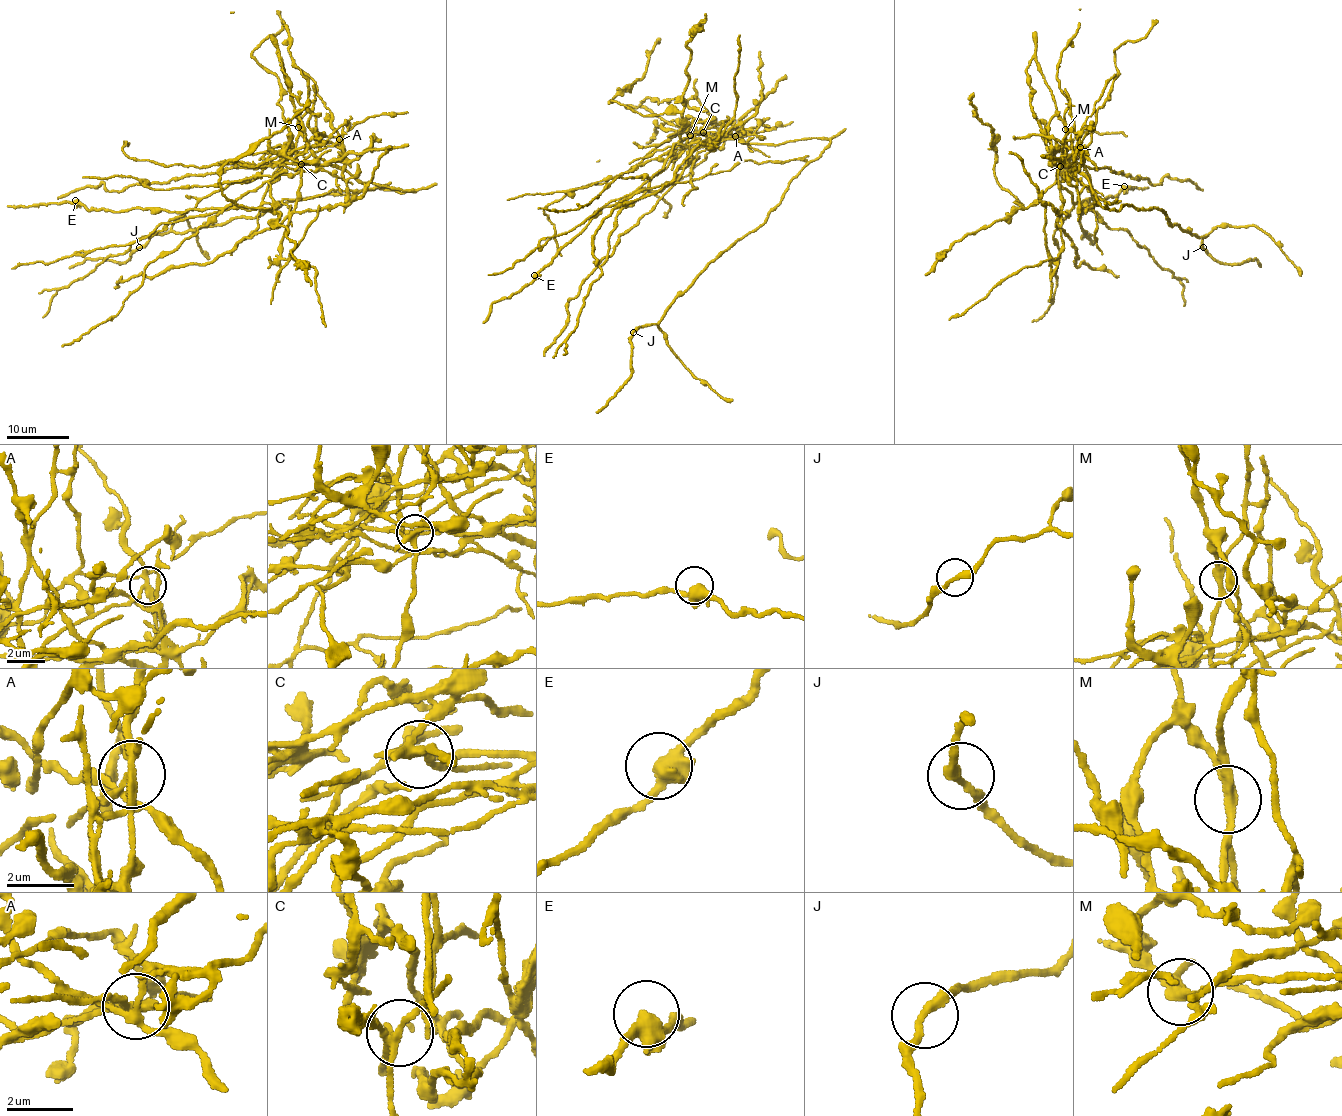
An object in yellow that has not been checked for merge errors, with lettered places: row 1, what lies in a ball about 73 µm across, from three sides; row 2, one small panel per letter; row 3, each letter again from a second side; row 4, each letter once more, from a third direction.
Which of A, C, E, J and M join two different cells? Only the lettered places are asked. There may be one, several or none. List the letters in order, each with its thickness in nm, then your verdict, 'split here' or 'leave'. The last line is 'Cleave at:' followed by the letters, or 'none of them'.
A: 240 nm | split here
C: 240 nm | split here
E: 380 nm | leave
J: 280 nm | leave
M: 320 nm | split here
Cleave at: A, C, M

